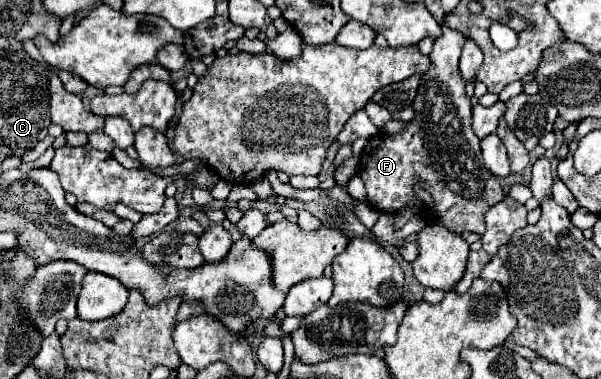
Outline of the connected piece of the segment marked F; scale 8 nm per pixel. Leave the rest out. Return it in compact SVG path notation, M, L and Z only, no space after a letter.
M443 25L441 31L429 55L433 67L421 77L413 101L415 117L403 133L369 139L365 155L361 155L359 175L367 189L367 203L375 211L391 213L403 209L411 199L417 199L413 179L419 175L425 189L435 197L431 215L441 217L441 223L455 233L473 231L483 235L485 213L499 203L505 193L499 179L483 165L479 139L471 129L471 101L465 95L465 81L459 73L459 57L467 37L447 25Z

